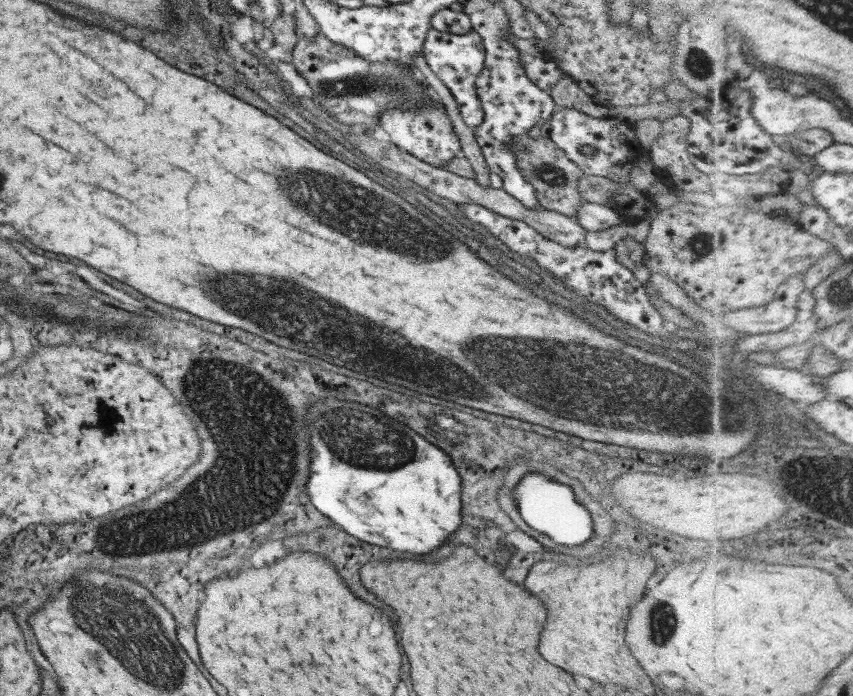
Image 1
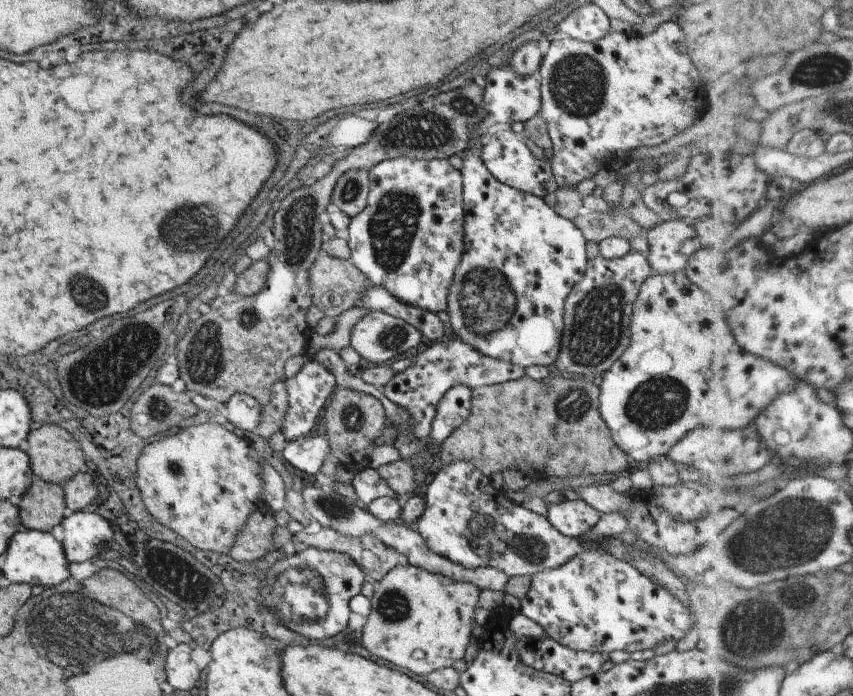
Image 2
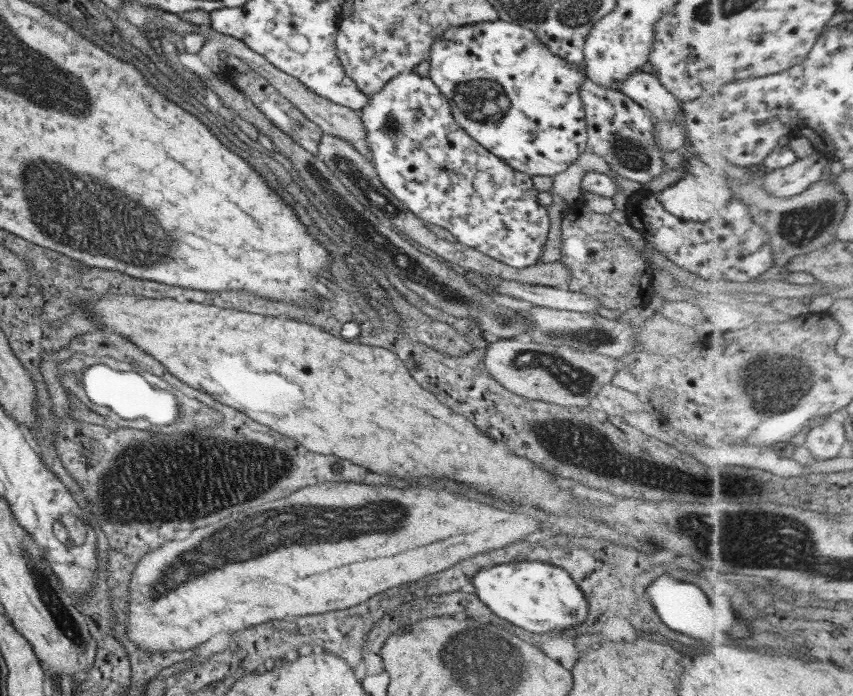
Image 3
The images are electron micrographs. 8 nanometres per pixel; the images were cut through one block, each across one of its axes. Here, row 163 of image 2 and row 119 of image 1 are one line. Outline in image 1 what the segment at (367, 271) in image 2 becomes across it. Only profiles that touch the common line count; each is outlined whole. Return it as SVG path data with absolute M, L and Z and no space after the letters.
M434 98L423 109L388 109L379 114L377 124L389 135L390 142L403 148L415 158L433 166L443 169L445 163L461 150L456 134L452 131L447 113L441 102Z

